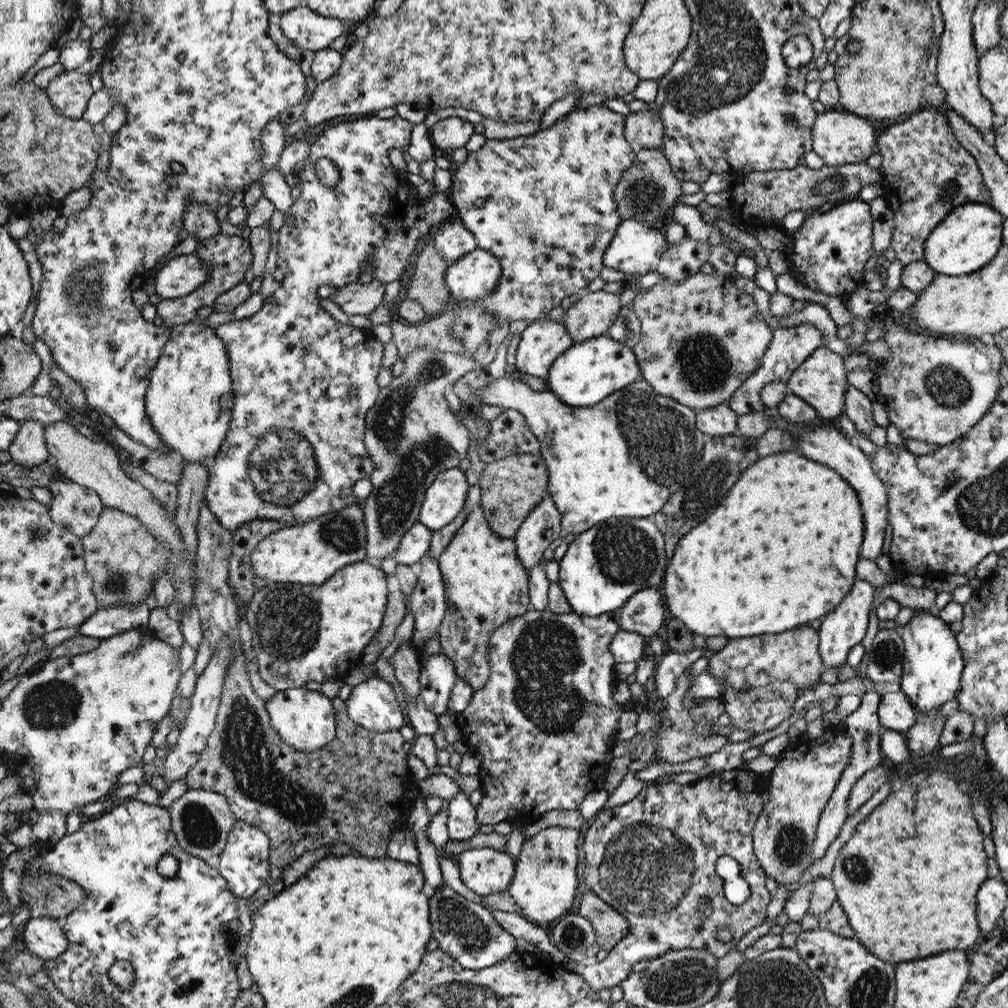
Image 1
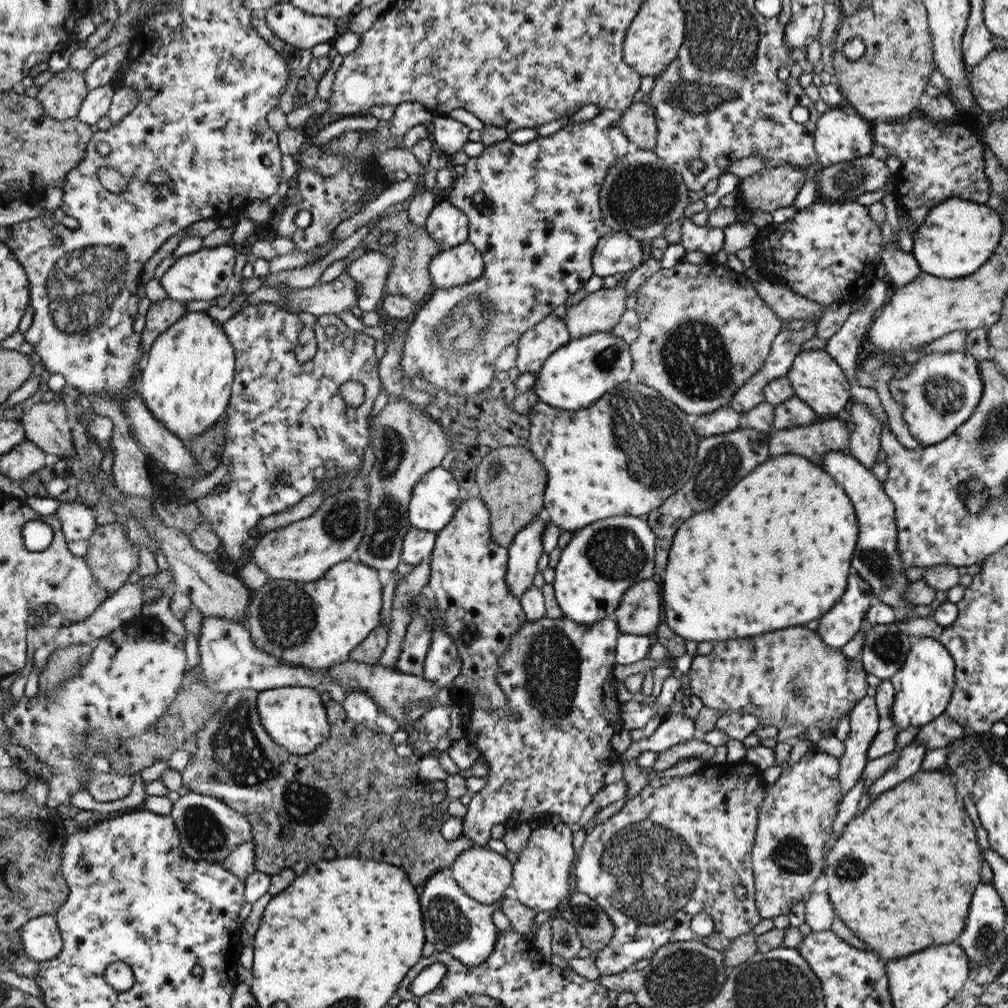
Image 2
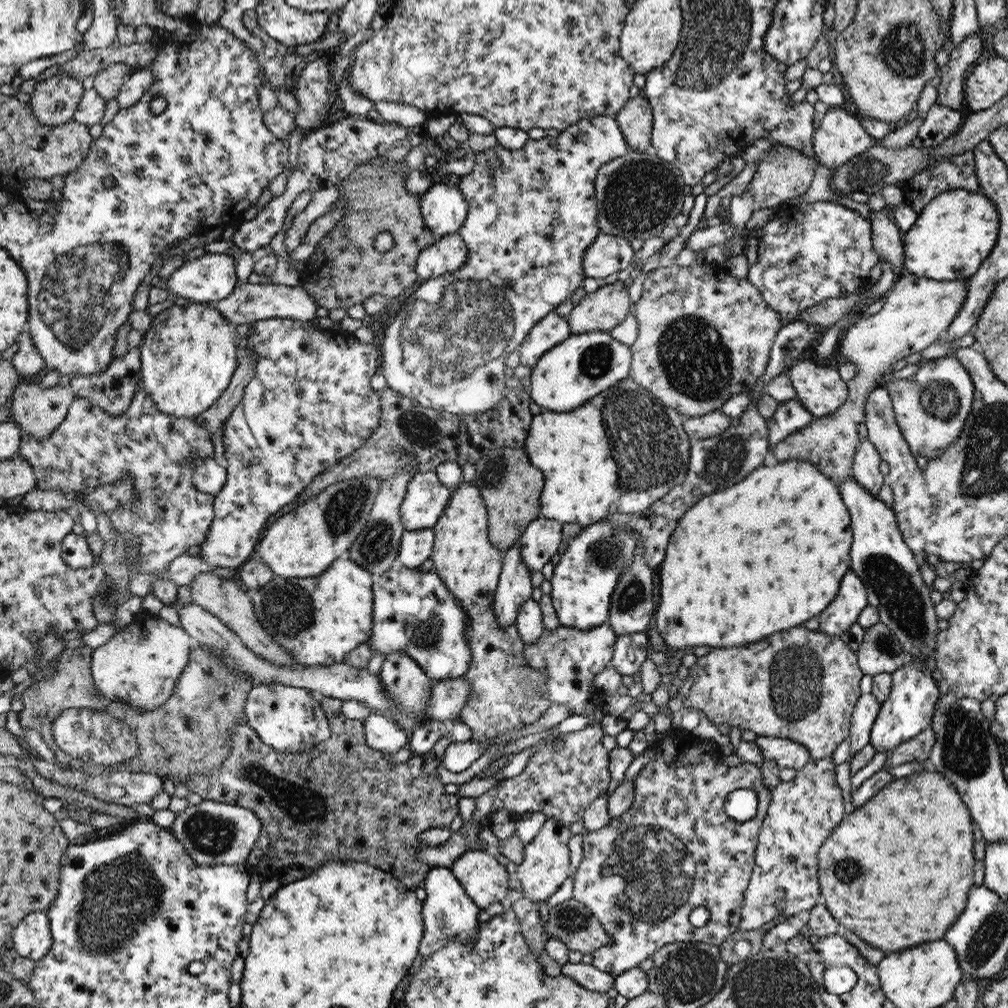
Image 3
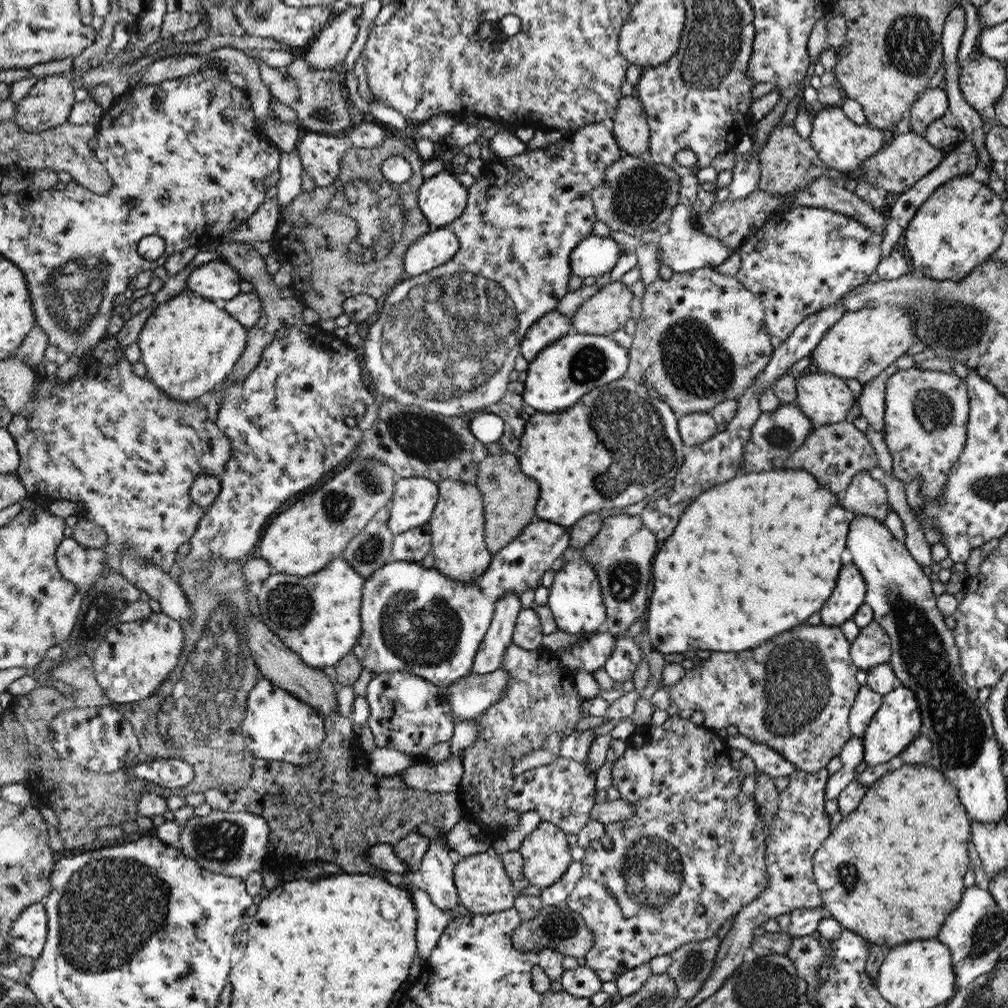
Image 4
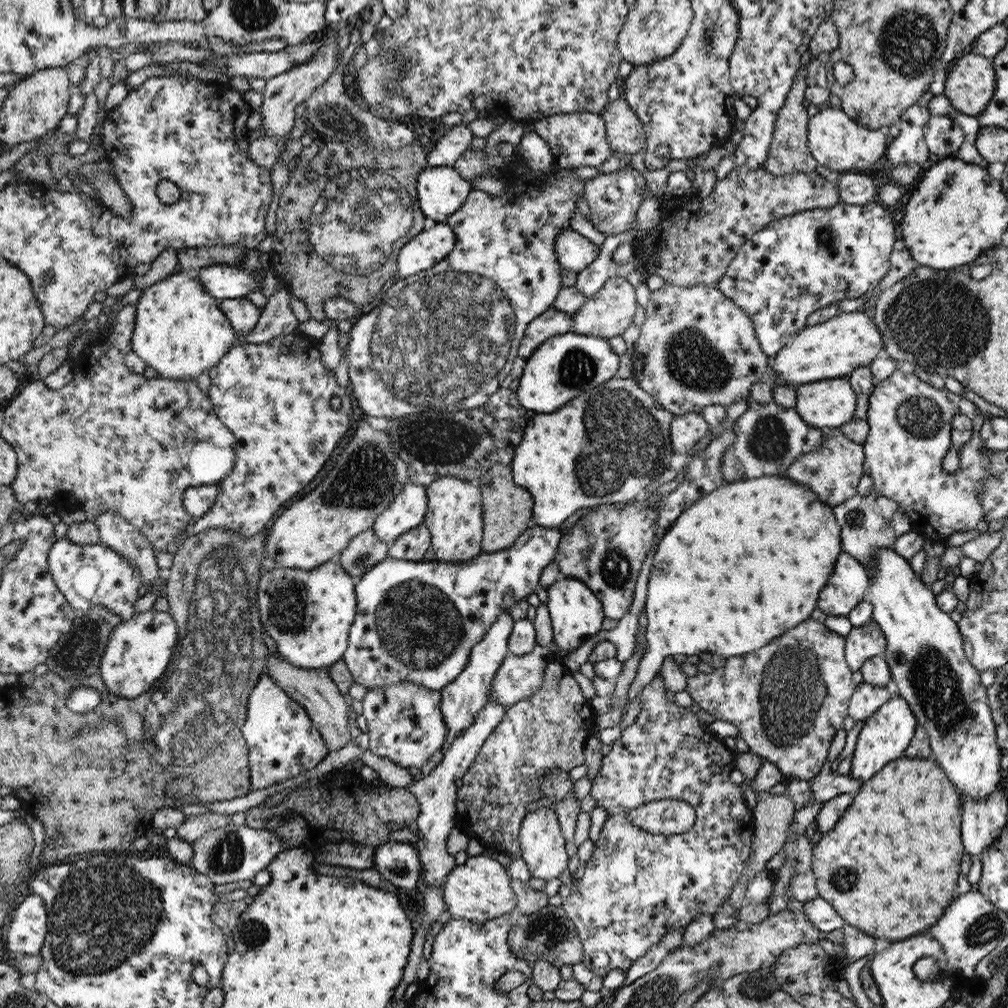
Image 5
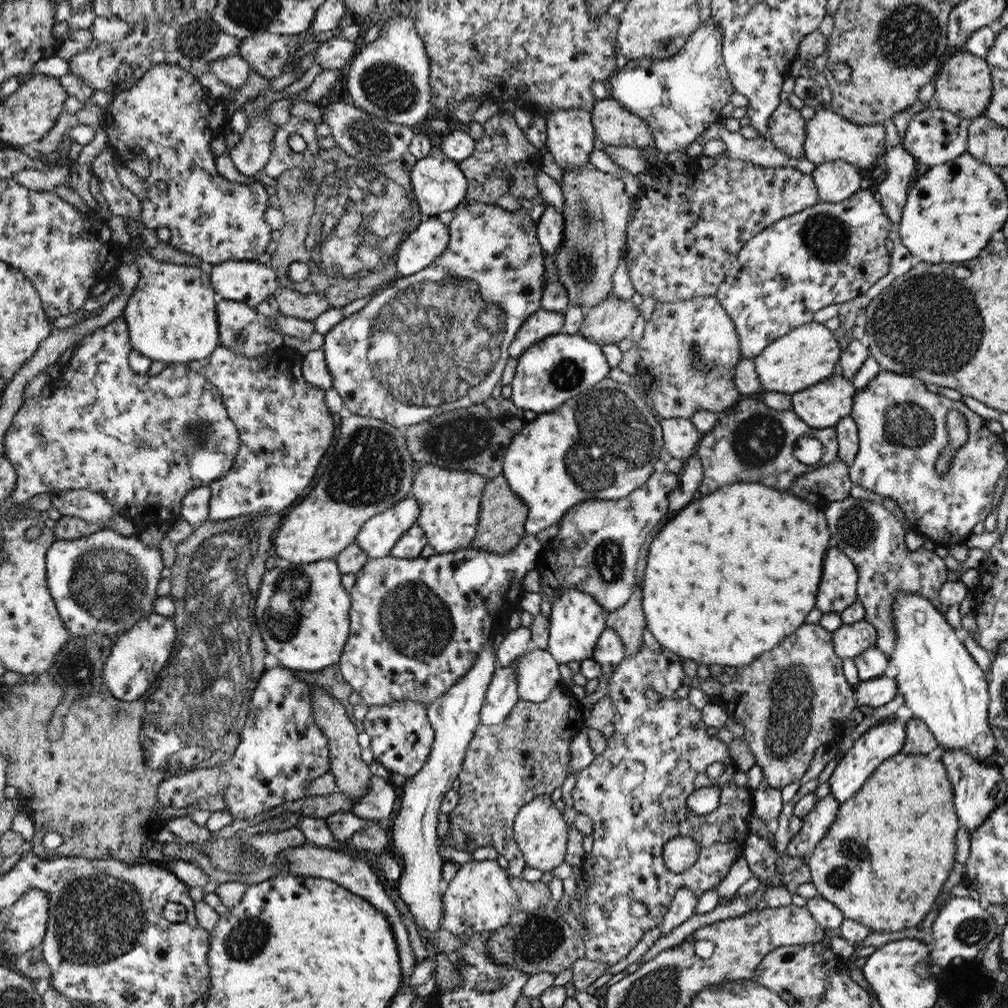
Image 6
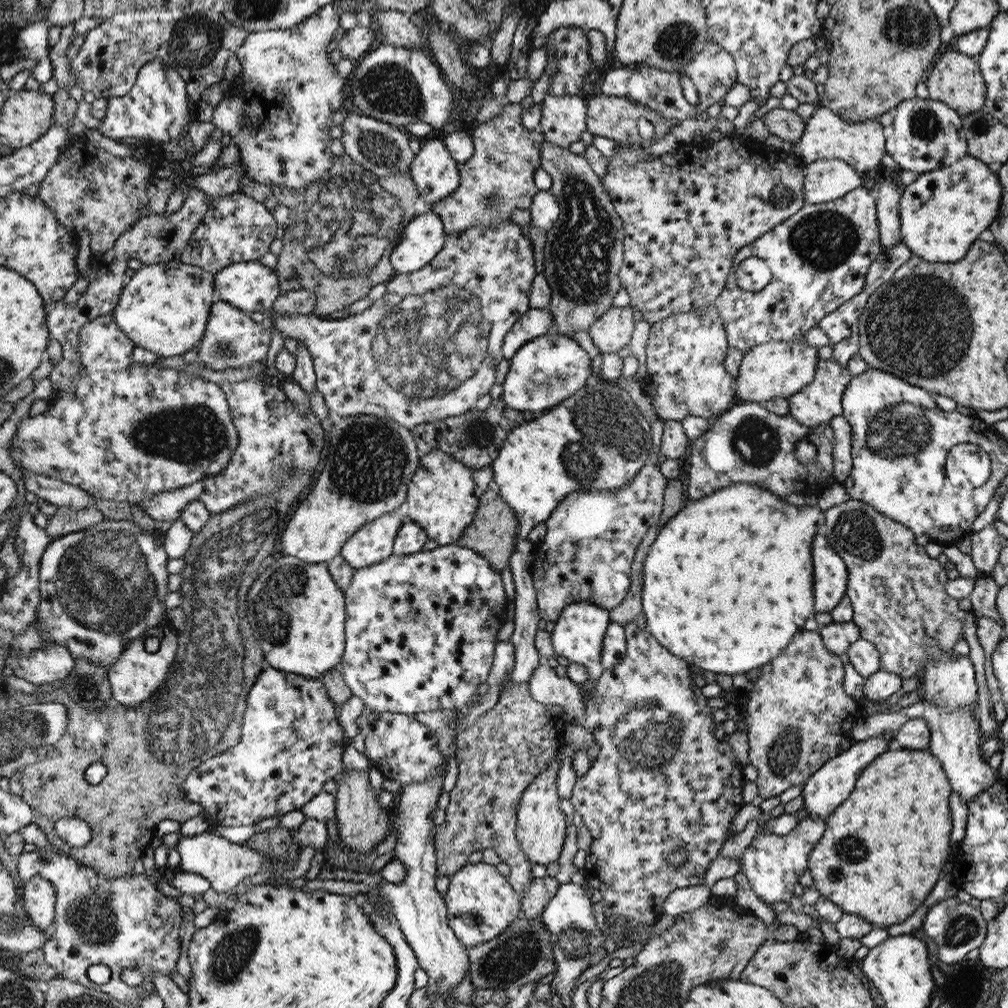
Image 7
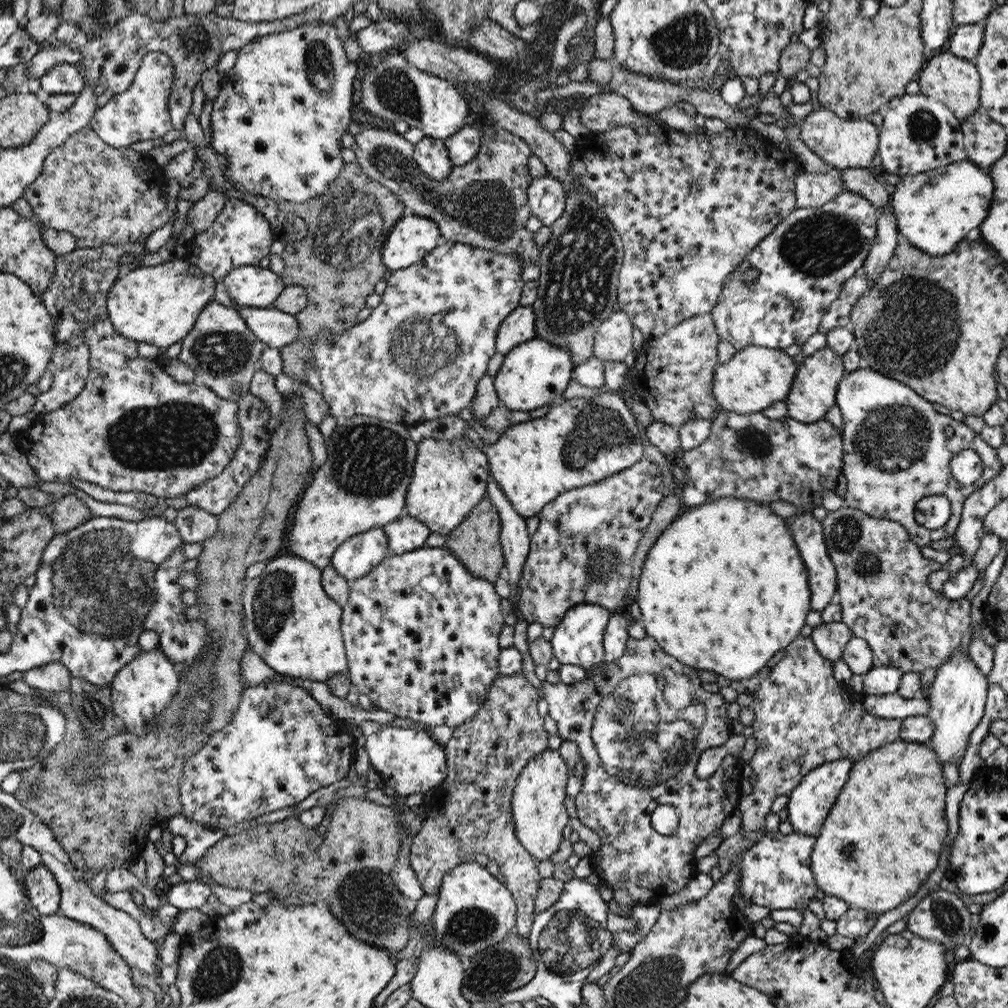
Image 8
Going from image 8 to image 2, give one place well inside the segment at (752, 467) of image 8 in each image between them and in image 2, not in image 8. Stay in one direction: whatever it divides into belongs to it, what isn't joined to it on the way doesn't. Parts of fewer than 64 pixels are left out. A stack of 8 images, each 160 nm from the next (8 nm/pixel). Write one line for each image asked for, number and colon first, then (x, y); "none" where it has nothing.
2: (793, 412)
3: (791, 416)
4: (775, 435)
5: (769, 437)
6: (751, 442)
7: (747, 444)

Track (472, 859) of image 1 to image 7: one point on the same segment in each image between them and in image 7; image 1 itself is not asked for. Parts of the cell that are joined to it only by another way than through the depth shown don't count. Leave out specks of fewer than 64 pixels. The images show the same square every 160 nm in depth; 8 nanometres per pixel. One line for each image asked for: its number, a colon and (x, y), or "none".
2: (485, 875)
3: (484, 879)
4: (483, 887)
5: (479, 890)
6: (480, 898)
7: (481, 905)

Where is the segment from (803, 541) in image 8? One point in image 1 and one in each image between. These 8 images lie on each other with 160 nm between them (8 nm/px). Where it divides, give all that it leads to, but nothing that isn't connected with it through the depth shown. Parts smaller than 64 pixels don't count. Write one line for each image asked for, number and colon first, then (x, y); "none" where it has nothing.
1: (845, 626)
2: (843, 621)
3: (851, 600)
4: (849, 594)
5: (843, 592)
6: (838, 590)
7: (832, 576)

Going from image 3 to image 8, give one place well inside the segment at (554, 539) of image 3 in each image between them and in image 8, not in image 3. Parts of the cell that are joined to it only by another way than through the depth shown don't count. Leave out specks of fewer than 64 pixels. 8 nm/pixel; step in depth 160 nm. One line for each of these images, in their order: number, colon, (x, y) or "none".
4: (419, 620)
5: (419, 621)
6: (417, 624)
7: (421, 630)
8: (421, 633)

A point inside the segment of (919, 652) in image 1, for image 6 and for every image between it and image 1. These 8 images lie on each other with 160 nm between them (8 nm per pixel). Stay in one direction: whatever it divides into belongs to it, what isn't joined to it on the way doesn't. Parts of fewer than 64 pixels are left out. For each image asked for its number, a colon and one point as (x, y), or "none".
2: (924, 685)
3: (908, 710)
4: (897, 722)
5: (885, 736)
6: (880, 742)

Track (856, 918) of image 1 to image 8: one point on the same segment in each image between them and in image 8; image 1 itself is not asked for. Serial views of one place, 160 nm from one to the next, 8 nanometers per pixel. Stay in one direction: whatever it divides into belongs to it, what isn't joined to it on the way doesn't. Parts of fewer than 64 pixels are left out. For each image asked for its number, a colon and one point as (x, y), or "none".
2: (918, 860)
3: (896, 872)
4: (892, 870)
5: (889, 867)
6: (883, 861)
7: (896, 824)
8: (882, 838)

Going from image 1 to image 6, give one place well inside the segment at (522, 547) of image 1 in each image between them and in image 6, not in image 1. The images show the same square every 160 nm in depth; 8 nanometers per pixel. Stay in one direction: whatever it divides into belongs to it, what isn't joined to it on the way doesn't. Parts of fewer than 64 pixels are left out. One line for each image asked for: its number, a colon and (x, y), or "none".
2: (527, 548)
3: (514, 588)
4: (500, 635)
5: (462, 700)
6: (454, 716)

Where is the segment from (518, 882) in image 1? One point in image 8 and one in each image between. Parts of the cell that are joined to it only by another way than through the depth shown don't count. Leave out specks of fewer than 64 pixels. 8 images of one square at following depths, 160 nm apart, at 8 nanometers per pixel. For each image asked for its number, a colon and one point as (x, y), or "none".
2: (541, 873)
3: (546, 864)
4: (545, 854)
5: (542, 845)
6: (539, 829)
7: (540, 828)
8: (537, 803)

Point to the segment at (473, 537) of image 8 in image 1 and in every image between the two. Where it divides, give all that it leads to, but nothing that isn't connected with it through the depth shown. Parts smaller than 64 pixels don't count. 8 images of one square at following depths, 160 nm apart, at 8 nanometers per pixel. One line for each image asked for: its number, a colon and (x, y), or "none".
1: (511, 487)
2: (514, 483)
3: (513, 487)
4: (512, 498)
5: (507, 508)
6: (501, 521)
7: (493, 532)

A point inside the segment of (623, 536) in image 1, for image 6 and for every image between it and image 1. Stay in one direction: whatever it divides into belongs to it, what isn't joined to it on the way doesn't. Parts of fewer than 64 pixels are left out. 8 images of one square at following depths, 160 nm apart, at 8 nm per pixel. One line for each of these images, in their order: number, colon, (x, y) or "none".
2: (601, 561)
3: (583, 581)
4: (575, 597)
5: (576, 615)
6: (576, 622)

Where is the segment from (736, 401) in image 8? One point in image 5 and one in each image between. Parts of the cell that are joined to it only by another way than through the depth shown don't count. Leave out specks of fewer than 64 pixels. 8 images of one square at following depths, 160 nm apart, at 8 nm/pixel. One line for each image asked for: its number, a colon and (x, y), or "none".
5: (832, 349)
6: (808, 354)
7: (772, 370)

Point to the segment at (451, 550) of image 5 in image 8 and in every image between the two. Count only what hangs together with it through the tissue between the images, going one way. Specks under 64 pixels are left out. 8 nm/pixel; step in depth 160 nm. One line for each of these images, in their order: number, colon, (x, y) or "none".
6: (450, 500)
7: (444, 495)
8: (450, 479)

